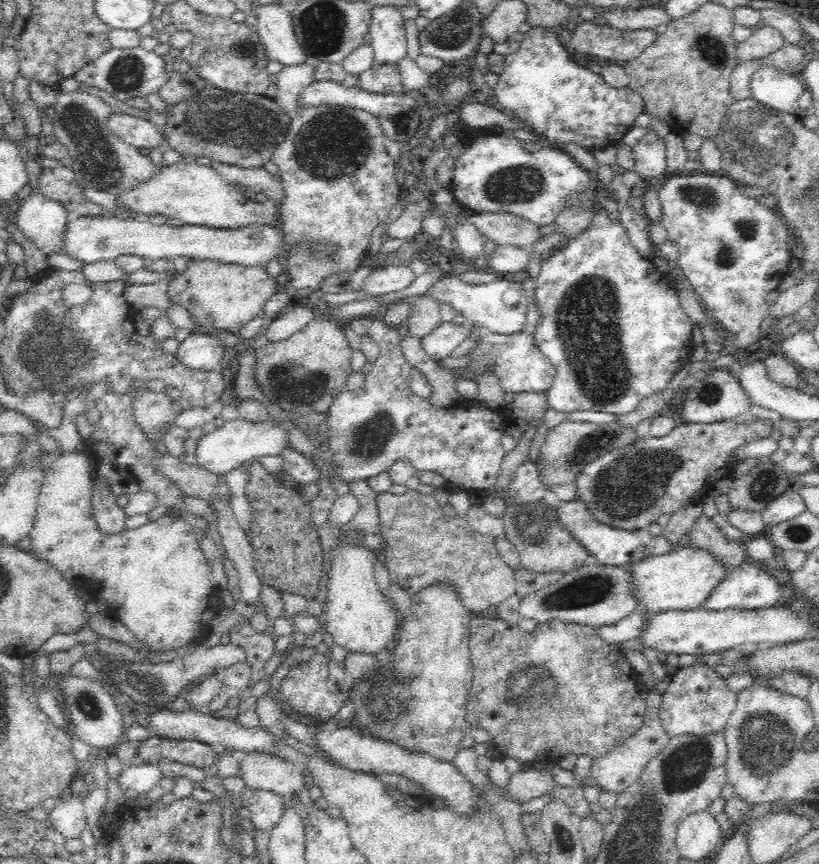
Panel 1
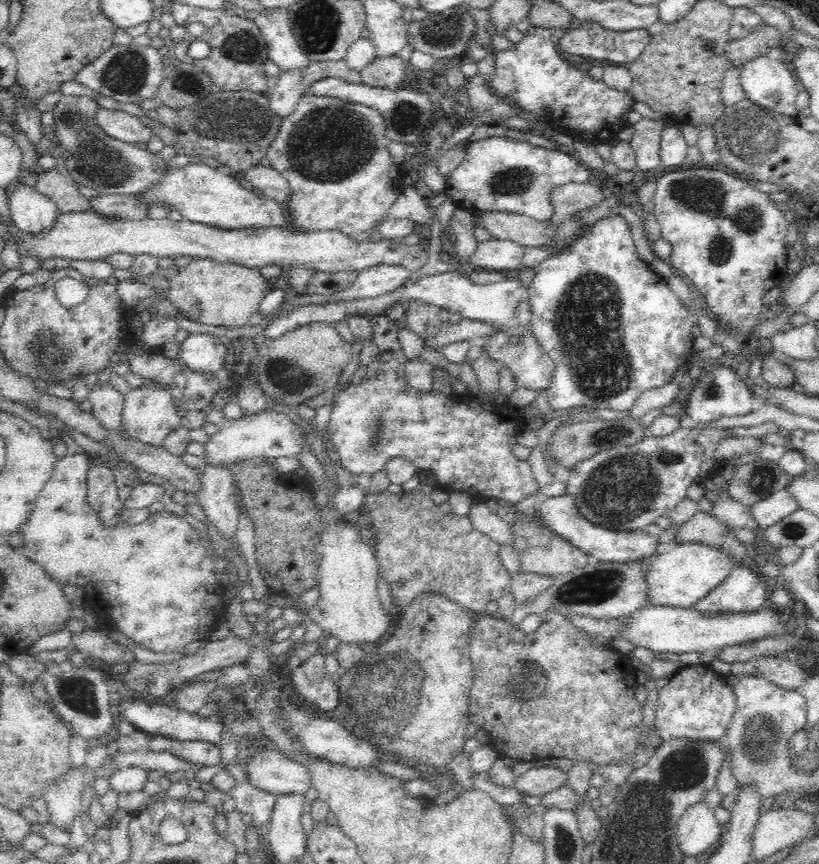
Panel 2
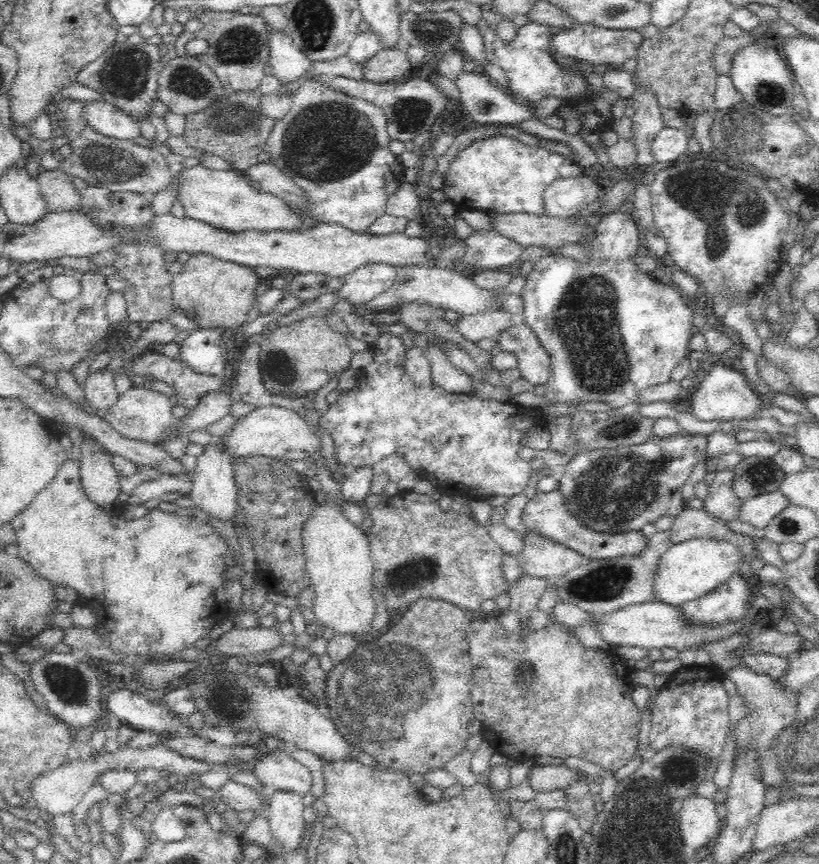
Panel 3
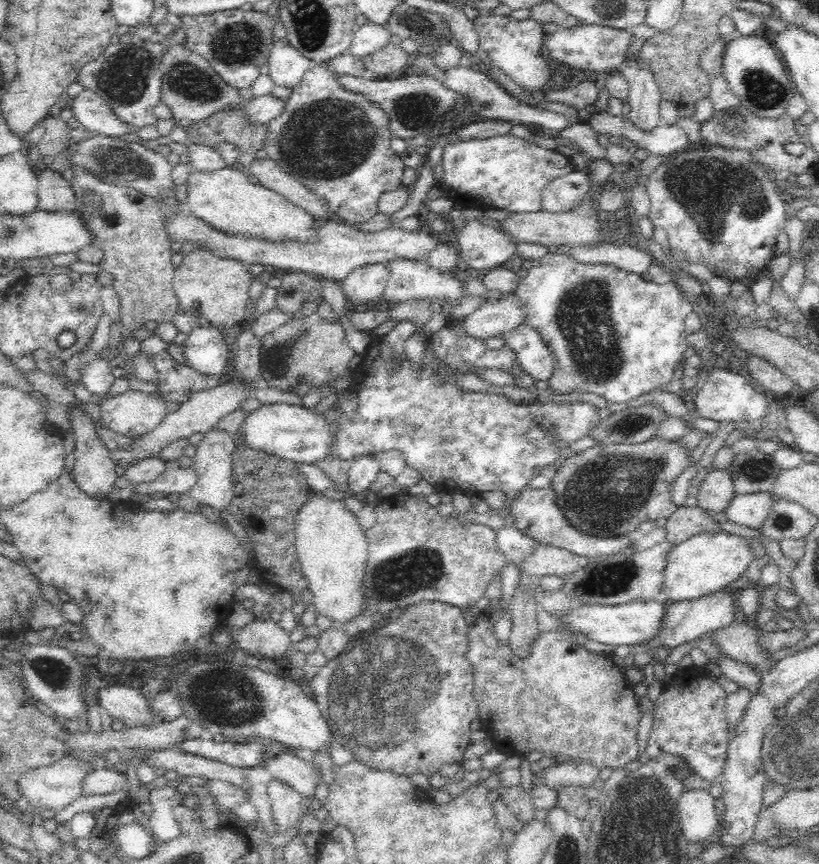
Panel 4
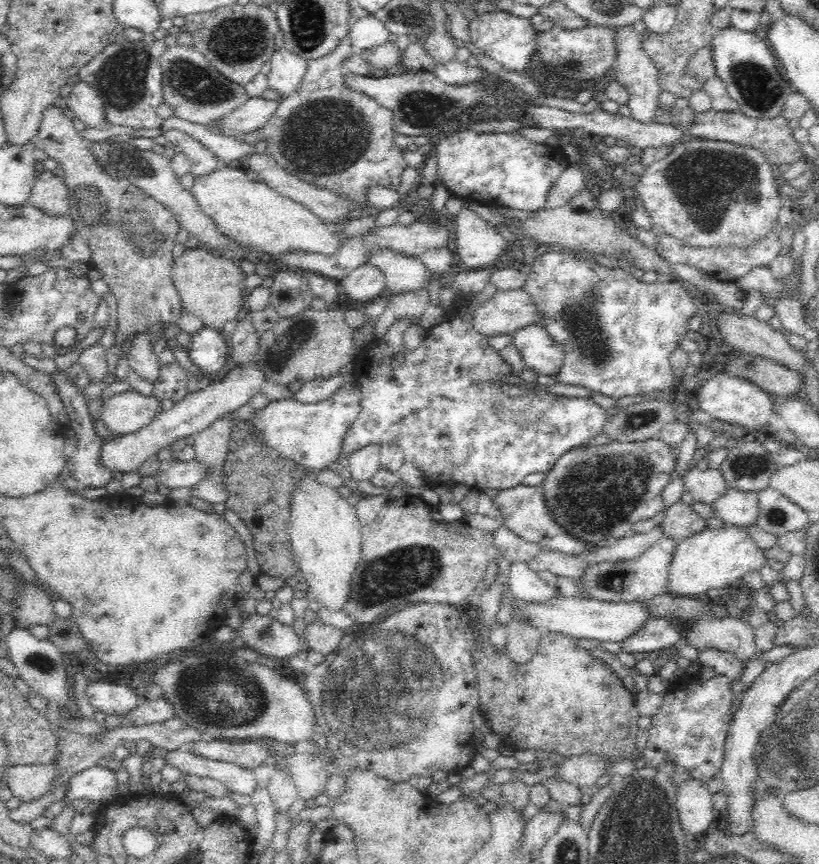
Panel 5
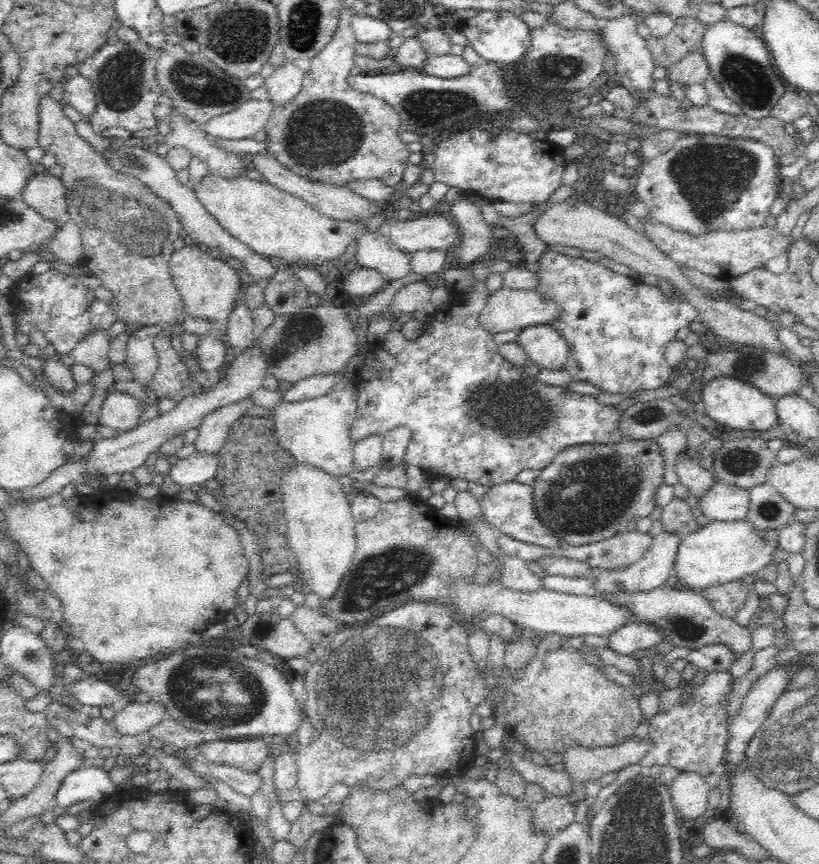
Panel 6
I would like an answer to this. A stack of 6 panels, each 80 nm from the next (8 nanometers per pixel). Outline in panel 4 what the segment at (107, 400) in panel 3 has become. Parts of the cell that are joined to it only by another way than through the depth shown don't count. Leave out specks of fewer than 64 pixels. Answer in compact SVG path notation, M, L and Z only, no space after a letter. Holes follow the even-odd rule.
M100 354L96 358L92 358L88 364L84 364L81 380L81 384L86 390L99 398L99 403L110 398L108 390L110 390L115 378L111 374L108 362Z

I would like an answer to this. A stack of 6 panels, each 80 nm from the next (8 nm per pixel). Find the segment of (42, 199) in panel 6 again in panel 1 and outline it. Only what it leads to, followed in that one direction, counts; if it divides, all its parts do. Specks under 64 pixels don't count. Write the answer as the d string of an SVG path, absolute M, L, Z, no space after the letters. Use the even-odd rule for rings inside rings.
M61 162L51 169L43 168L38 180L38 193L59 202L70 215L106 216L107 211L84 196L73 170Z

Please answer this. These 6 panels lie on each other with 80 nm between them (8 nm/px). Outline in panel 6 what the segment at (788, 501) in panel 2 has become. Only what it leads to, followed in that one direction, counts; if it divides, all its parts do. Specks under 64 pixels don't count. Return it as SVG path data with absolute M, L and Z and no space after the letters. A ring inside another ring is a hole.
M714 481L700 496L693 513L712 521L735 521L748 514L747 489Z

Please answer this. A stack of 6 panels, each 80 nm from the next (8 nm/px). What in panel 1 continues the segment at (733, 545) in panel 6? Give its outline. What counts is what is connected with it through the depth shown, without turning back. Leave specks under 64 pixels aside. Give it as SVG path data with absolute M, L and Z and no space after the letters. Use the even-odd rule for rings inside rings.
M693 544L668 551L660 556L648 556L632 563L632 583L638 595L639 609L658 612L664 609L700 609L710 593L726 576L726 564L714 553Z

